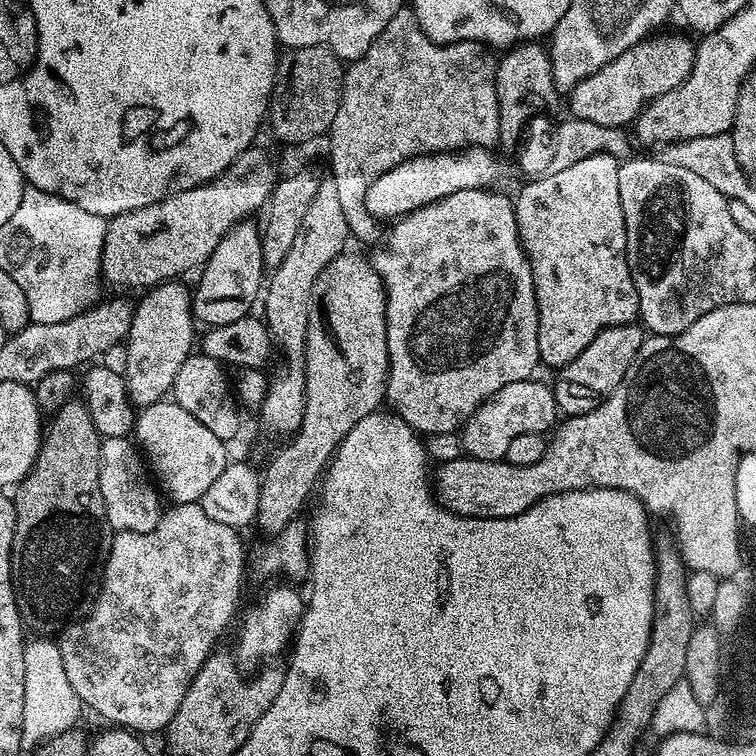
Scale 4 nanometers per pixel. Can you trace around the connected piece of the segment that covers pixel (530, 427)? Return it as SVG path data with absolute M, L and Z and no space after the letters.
M536 378L510 382L510 386L504 386L502 390L498 390L498 394L491 396L486 403L477 408L473 416L469 416L464 421L462 425L463 451L474 460L503 460L512 439L518 438L521 434L547 433L557 423L556 416L558 417L556 393L549 385L547 388L546 385L539 384Z

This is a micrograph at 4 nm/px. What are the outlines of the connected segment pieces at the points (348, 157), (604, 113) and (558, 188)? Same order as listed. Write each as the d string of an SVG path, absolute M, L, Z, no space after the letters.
M405 6L398 10L398 14L394 14L394 18L390 18L390 23L387 24L386 30L382 30L382 34L378 34L378 38L374 38L374 42L370 46L370 50L366 50L366 54L362 54L357 60L351 61L344 69L344 89L342 90L342 98L338 102L338 114L334 114L334 122L332 123L332 127L328 129L326 133L326 141L328 140L329 148L328 148L328 164L332 167L332 172L330 172L330 178L334 182L335 188L338 189L338 203L342 205L342 211L346 213L346 222L348 223L349 233L353 237L356 236L360 240L372 240L376 235L379 234L381 226L378 223L378 220L368 212L366 202L364 199L366 198L366 194L368 189L376 179L379 178L380 175L386 174L388 170L390 170L394 166L398 166L399 163L404 163L408 159L414 159L416 156L420 155L430 155L434 152L459 152L461 149L466 149L470 147L480 147L486 149L495 149L497 145L500 144L500 135L498 134L498 94L496 93L496 66L498 63L497 57L494 55L493 49L489 47L487 44L480 44L476 40L467 40L466 42L454 42L453 44L436 44L432 41L426 33L422 30L422 26L416 20L416 14L412 11L411 7Z
M660 36L635 44L626 54L614 58L602 70L590 74L578 86L570 89L566 104L572 107L571 115L600 126L621 128L631 125L652 101L674 90L690 74L696 61L696 44L684 36Z
M606 152L591 154L566 170L529 179L528 185L514 196L520 244L528 256L536 287L540 364L549 364L552 370L574 362L574 358L578 358L578 354L582 354L582 350L586 350L602 330L633 323L640 314L638 290L626 254L622 198L618 198L620 165L619 159Z

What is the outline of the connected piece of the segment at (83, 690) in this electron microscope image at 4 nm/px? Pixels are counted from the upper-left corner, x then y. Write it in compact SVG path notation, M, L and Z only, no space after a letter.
M199 502L190 504L173 503L170 508L172 509L170 509L169 512L167 509L167 511L161 515L158 526L154 526L154 530L150 530L149 532L118 532L113 535L112 545L110 546L110 554L108 555L106 566L104 567L104 577L100 583L100 593L96 599L96 605L92 607L92 611L89 612L84 619L77 620L75 624L68 625L68 627L65 628L63 632L59 633L58 636L58 645L61 650L62 663L66 668L67 677L70 678L70 685L74 688L75 693L80 699L81 705L83 705L85 709L93 708L93 710L96 711L102 719L109 720L107 722L109 725L119 726L133 734L145 734L144 732L163 733L165 729L167 729L168 724L174 718L174 714L178 710L178 706L182 702L182 698L186 694L186 690L190 686L190 682L194 679L194 677L196 677L196 671L204 665L206 658L212 655L214 649L217 647L216 639L218 639L219 636L227 630L228 623L231 622L232 615L235 614L236 607L240 604L240 583L244 580L244 568L246 572L246 552L244 556L244 544L240 541L241 533L237 531L237 529L222 525L219 522L214 522L214 520L205 513Z

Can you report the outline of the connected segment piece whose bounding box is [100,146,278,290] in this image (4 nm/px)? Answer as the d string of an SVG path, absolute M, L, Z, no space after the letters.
M253 146L238 154L230 166L210 183L199 184L190 190L170 194L145 208L130 210L108 220L106 242L100 259L100 274L105 281L120 288L140 288L147 290L158 284L183 277L183 272L203 267L216 250L216 246L237 223L249 219L256 210L261 211L270 198L278 181L276 164L264 148Z

